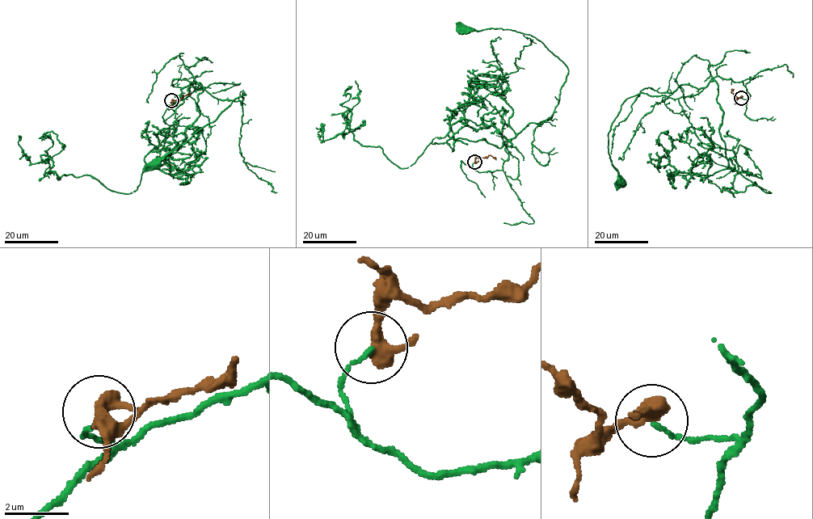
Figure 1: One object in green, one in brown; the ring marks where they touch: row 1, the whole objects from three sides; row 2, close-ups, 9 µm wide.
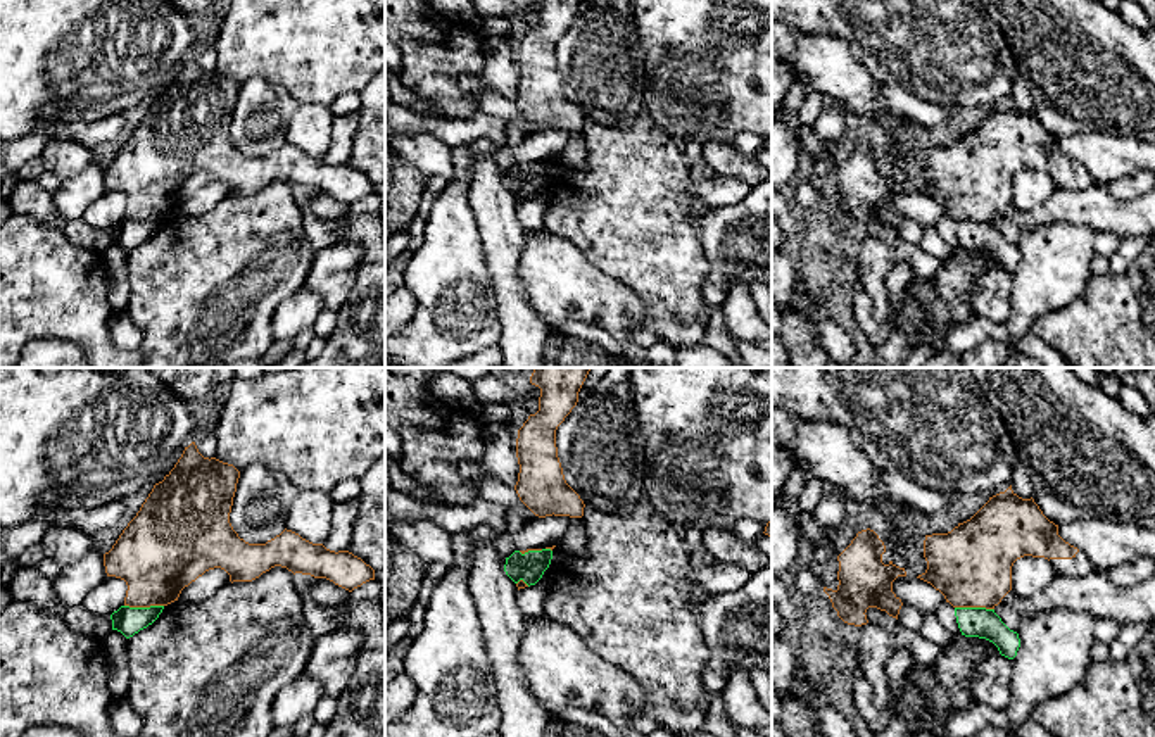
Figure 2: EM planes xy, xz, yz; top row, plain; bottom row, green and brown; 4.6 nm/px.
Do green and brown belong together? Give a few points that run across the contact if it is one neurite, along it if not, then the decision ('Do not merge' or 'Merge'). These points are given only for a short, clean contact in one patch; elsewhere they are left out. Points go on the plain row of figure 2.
Line: xy (125, 218), (163, 220). Do not merge

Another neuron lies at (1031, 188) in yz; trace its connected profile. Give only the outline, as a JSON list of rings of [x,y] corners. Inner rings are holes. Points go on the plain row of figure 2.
[[[1024,169],[1012,180],[1012,204],[1024,212],[1041,207],[1057,186],[1048,173]]]

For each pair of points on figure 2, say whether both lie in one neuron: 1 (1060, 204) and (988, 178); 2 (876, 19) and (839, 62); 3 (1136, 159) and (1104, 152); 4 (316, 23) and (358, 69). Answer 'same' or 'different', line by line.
1: different
2: different
3: same
4: same

